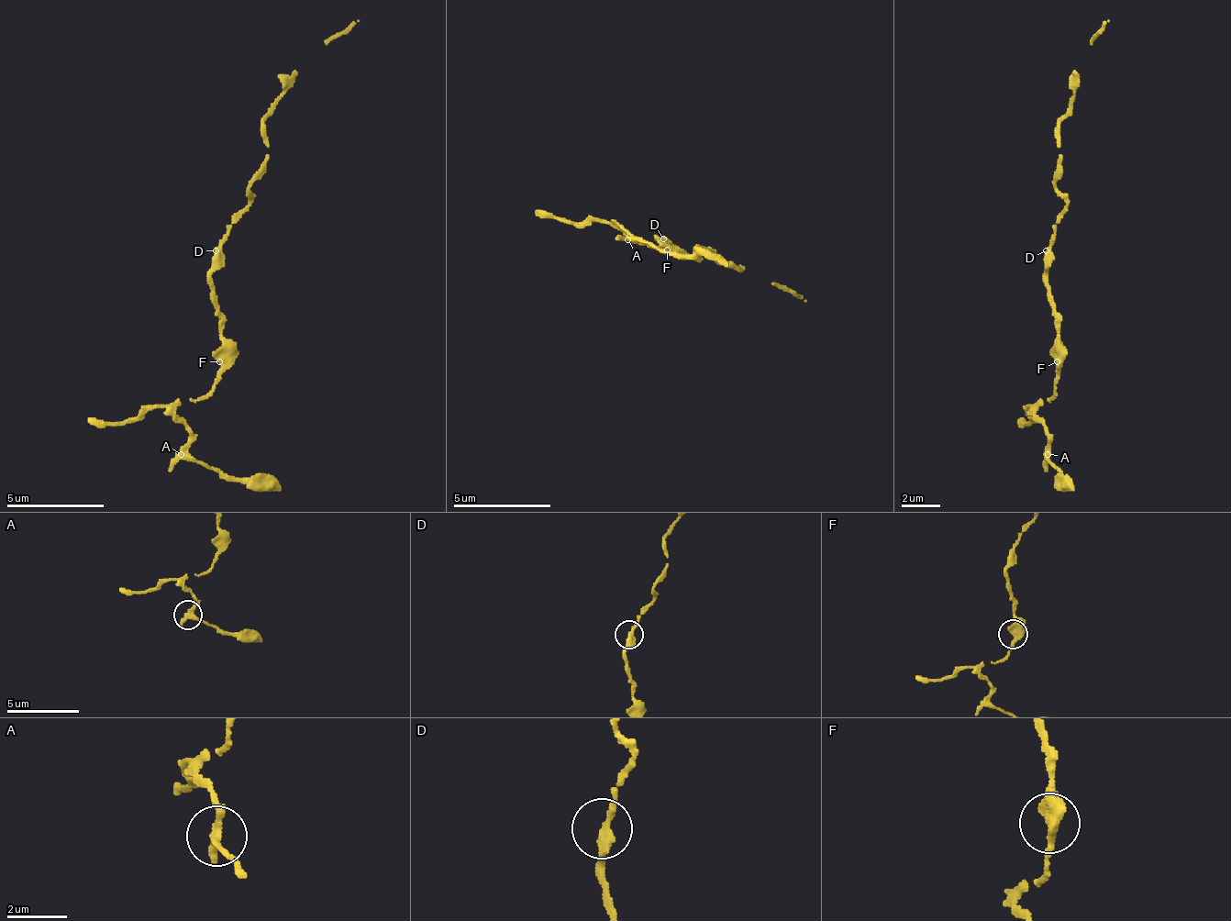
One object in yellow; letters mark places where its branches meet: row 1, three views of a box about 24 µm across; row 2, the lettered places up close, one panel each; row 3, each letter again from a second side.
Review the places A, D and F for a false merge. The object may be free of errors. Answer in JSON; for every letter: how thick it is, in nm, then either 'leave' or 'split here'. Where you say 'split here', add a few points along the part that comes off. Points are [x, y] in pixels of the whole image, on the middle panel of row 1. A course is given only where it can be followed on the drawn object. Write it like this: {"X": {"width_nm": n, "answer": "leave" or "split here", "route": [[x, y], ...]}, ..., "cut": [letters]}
{"A": {"width_nm": 280, "answer": "split here", "route": [[628, 238], [687, 258], [716, 258], [726, 268]]}, "D": {"width_nm": 300, "answer": "leave"}, "F": {"width_nm": 360, "answer": "leave"}, "cut": ["A"]}

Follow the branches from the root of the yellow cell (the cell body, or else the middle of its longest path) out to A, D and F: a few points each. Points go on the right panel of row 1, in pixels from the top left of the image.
A: (1046, 270), (1046, 299), (1056, 318), (1056, 392), (1041, 402), (1036, 411), (1051, 436), (1051, 450), (1046, 455)
D: (1046, 270), (1046, 250)
F: (1046, 270), (1046, 299), (1056, 318), (1056, 362)

